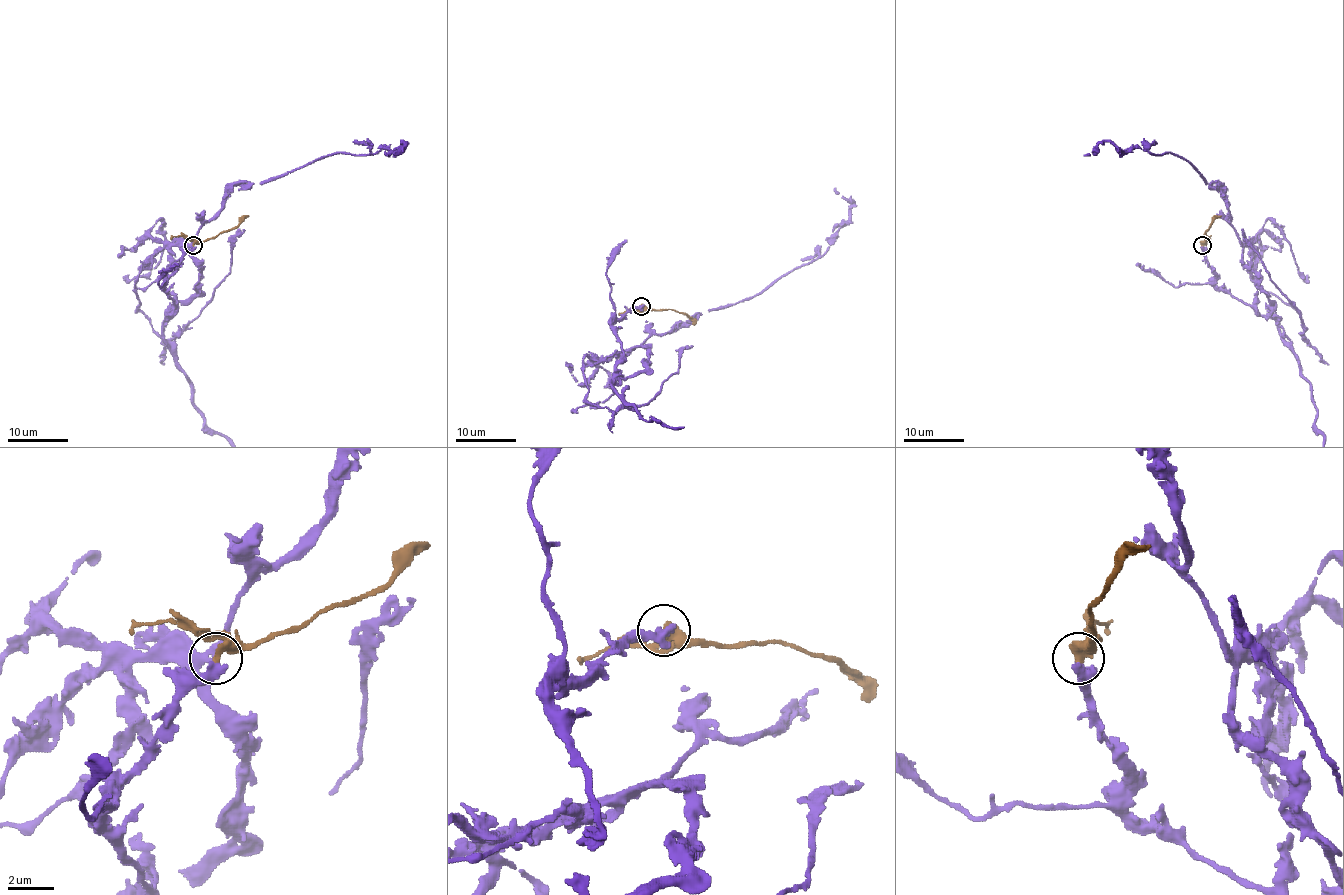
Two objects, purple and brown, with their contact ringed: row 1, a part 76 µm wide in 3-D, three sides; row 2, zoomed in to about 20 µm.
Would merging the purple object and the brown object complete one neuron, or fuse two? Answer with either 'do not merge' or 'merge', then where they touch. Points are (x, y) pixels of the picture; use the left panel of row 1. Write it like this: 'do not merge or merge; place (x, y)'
merge; place (193, 245)

